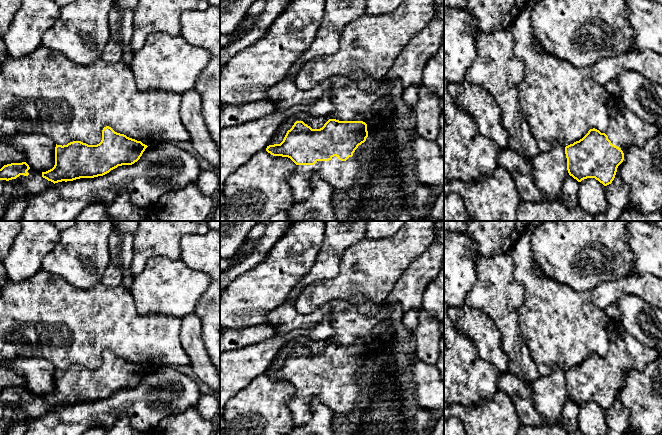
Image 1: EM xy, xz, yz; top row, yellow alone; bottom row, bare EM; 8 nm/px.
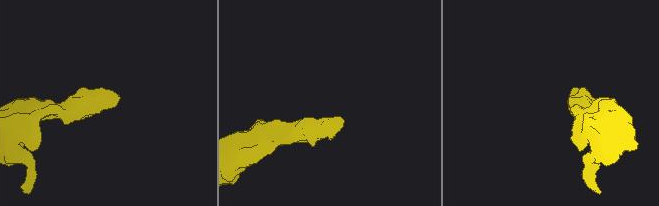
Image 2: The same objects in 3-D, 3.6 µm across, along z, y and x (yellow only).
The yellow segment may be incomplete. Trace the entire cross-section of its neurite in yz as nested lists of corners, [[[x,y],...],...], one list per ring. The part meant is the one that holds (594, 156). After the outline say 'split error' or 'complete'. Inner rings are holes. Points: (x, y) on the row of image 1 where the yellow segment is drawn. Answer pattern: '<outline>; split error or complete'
[[[620,96],[607,101],[609,126],[605,133],[593,128],[579,141],[565,147],[567,170],[581,182],[595,178],[604,186],[612,183],[625,149],[640,147],[659,132],[659,127],[643,121],[627,108]]]; split error

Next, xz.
[[[329,119],[322,128],[312,129],[303,121],[296,121],[287,131],[280,144],[269,145],[266,151],[273,156],[290,158],[296,168],[287,179],[295,202],[308,199],[312,193],[311,180],[314,175],[328,182],[334,190],[337,200],[341,194],[349,192],[356,183],[365,180],[371,162],[361,161],[361,152],[368,137],[367,124],[363,121],[339,121]]]; split error

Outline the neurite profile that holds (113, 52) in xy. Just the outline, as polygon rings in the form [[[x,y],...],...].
[[[110,40],[101,55],[101,58],[107,63],[116,63],[120,61],[126,49],[115,41]]]

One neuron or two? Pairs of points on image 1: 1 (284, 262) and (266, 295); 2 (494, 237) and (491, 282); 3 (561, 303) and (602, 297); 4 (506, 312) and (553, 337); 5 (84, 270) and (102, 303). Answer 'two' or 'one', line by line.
1: one
2: two
3: two
4: two
5: two

